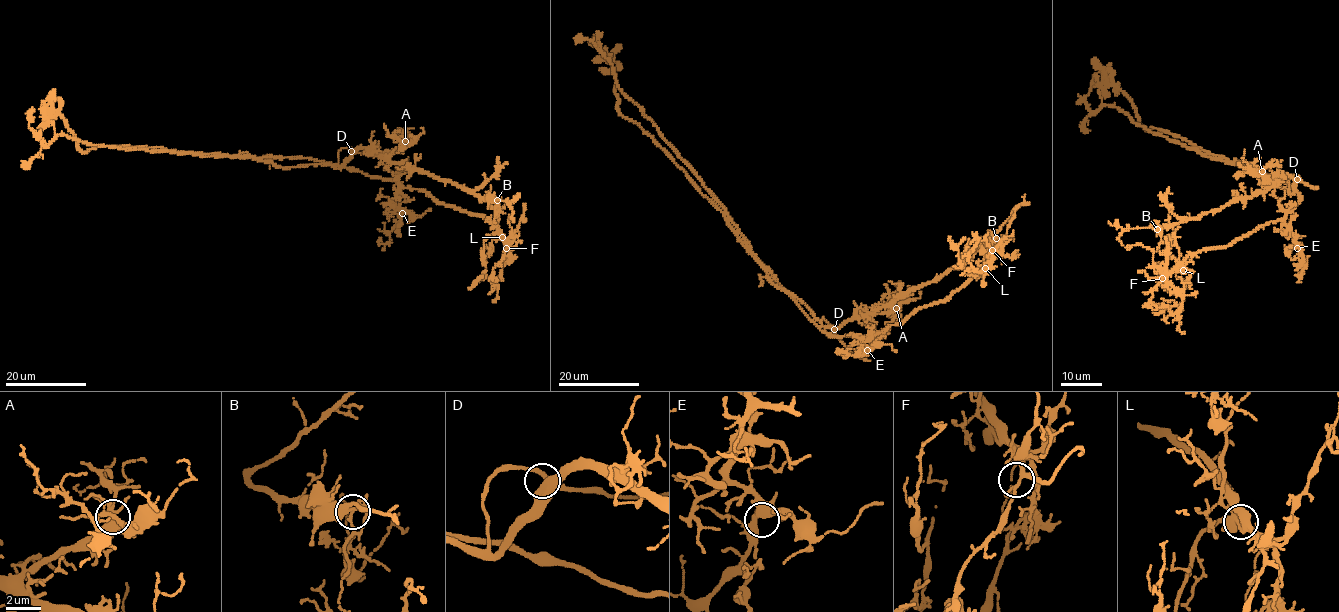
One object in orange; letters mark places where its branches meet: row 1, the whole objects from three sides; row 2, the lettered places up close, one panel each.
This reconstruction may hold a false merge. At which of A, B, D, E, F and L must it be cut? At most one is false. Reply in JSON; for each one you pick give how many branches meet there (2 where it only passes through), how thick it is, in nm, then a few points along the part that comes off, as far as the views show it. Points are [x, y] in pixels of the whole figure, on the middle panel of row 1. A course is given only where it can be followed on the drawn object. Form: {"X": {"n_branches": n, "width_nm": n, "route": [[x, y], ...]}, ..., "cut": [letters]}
{"B": {"n_branches": 4, "width_nm": 170, "route": [[995, 238], [984, 264], [944, 301], [868, 336], [827, 336], [625, 95], [596, 38], [589, 40], [596, 46]]}, "cut": ["B"]}

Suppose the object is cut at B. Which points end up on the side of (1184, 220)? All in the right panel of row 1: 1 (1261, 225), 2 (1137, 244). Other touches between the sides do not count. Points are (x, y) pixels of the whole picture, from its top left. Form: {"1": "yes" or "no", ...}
{"1": "no", "2": "no"}

